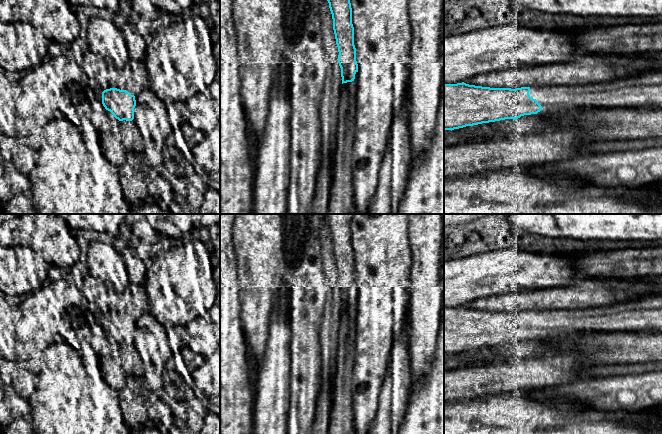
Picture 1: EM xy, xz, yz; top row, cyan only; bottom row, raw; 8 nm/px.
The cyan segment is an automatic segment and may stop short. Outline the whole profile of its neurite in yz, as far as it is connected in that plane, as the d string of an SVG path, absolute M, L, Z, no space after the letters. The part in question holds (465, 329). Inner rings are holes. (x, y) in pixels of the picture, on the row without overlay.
M655 295L613 306L575 310L490 312L464 306L444 308L444 354L518 343L524 339L547 338L553 335L576 336L580 332L610 333L652 329L662 331L662 295Z

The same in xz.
M324 214L333 243L333 254L338 271L338 287L341 292L342 308L346 308L354 321L349 334L350 348L354 339L355 317L357 314L358 288L354 269L352 248L352 214Z

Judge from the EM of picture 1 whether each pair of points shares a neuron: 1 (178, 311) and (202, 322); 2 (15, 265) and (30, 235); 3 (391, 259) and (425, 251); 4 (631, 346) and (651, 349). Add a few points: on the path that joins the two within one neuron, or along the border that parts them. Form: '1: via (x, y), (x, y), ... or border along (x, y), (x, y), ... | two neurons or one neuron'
1: border along (207, 312), (194, 317), (184, 327) | two neurons
2: border along (10, 245), (27, 245), (44, 259) | two neurons
3: border along (407, 231), (411, 252), (411, 278) | two neurons
4: via (636, 346), (646, 346) | one neuron

